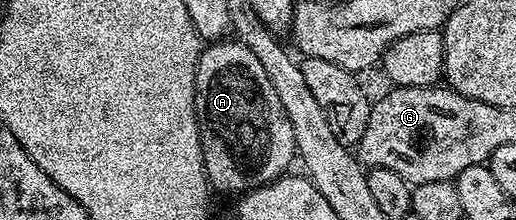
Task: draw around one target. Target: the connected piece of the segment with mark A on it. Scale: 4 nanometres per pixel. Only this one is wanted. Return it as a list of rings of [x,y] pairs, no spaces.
[[[214,40],[207,46],[210,47],[207,50],[205,47],[198,55],[194,81],[194,111],[198,117],[206,181],[215,191],[241,196],[258,186],[275,182],[289,171],[286,169],[290,161],[296,158],[292,124],[284,104],[280,104],[280,96],[276,96],[276,88],[272,88],[272,80],[268,80],[268,72],[264,72],[250,46],[237,40]]]

